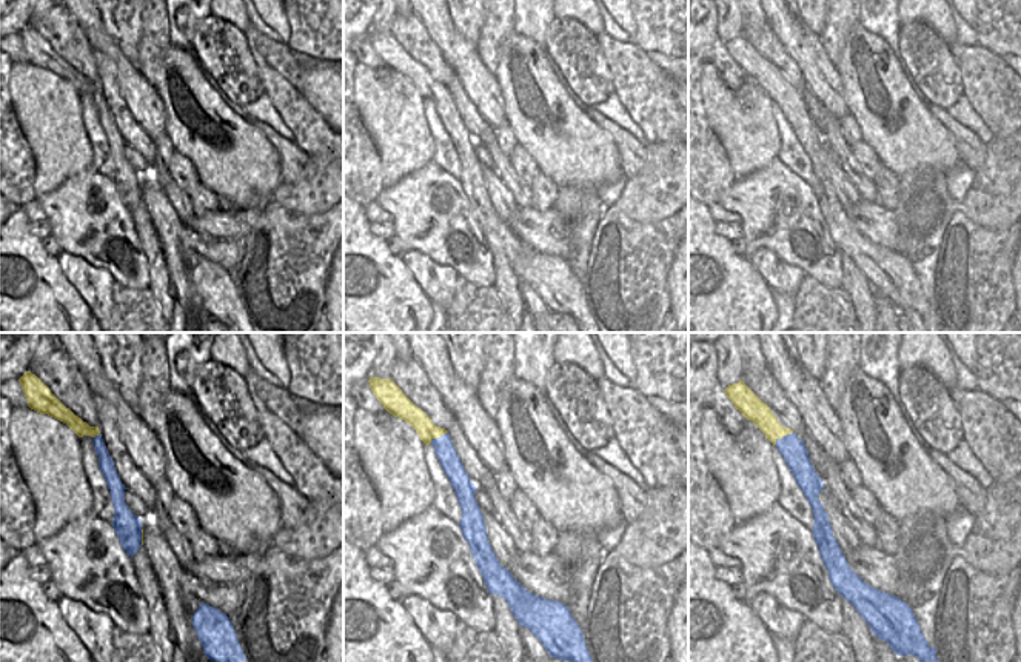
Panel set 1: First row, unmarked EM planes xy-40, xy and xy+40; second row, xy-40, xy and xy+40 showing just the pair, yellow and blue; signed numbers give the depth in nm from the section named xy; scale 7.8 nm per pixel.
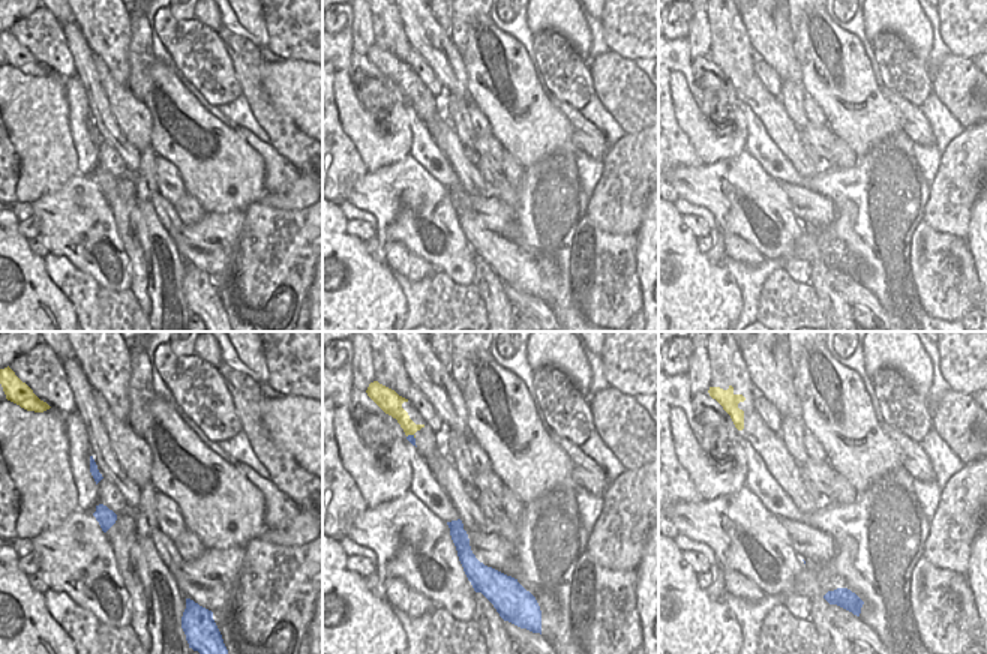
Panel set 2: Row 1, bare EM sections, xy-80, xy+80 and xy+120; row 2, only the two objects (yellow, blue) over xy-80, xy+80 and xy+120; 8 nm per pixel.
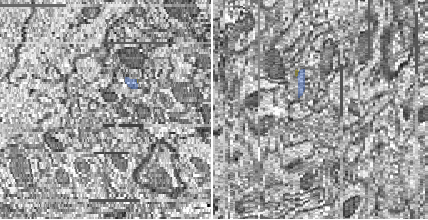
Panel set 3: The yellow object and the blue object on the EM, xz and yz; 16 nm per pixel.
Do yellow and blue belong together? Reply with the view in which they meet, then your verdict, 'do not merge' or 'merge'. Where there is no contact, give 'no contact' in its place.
meets yellow in xy+40; merge

